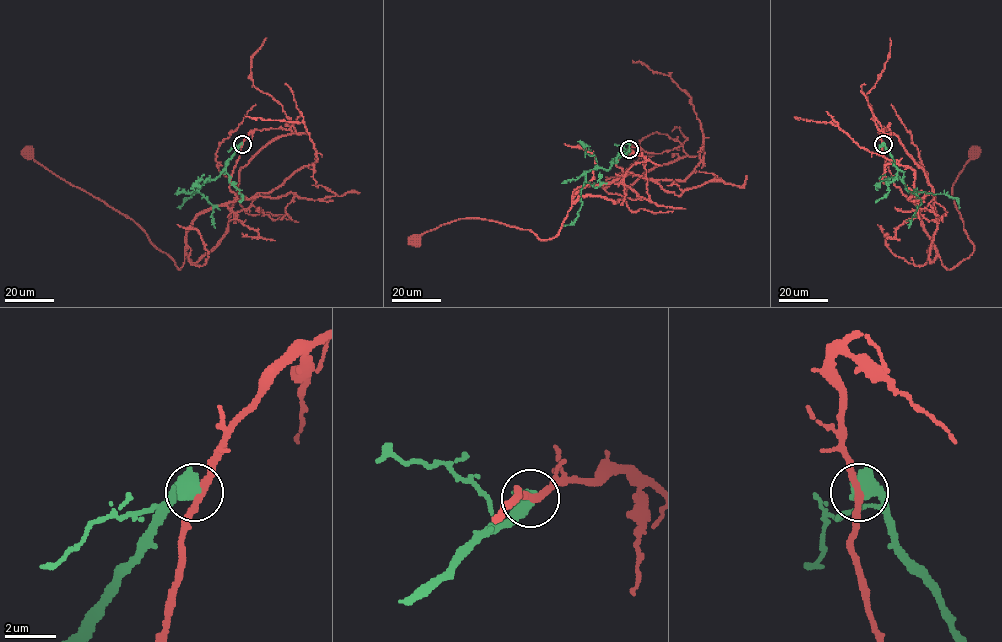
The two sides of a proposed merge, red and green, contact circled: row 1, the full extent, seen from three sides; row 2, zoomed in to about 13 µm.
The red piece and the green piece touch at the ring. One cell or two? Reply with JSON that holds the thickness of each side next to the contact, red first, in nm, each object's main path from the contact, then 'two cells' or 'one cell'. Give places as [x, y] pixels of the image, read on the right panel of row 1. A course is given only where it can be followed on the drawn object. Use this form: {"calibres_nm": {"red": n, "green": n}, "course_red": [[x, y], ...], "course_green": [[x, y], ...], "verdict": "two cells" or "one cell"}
{"calibres_nm": {"red": 280, "green": 700}, "course_red": [[883, 144], [893, 183], [918, 207], [922, 226], [948, 269], [974, 250], [951, 193], [974, 149]], "course_green": [[883, 144], [896, 167], [903, 172], [902, 180], [907, 190], [945, 193], [956, 198], [959, 207]], "verdict": "two cells"}

